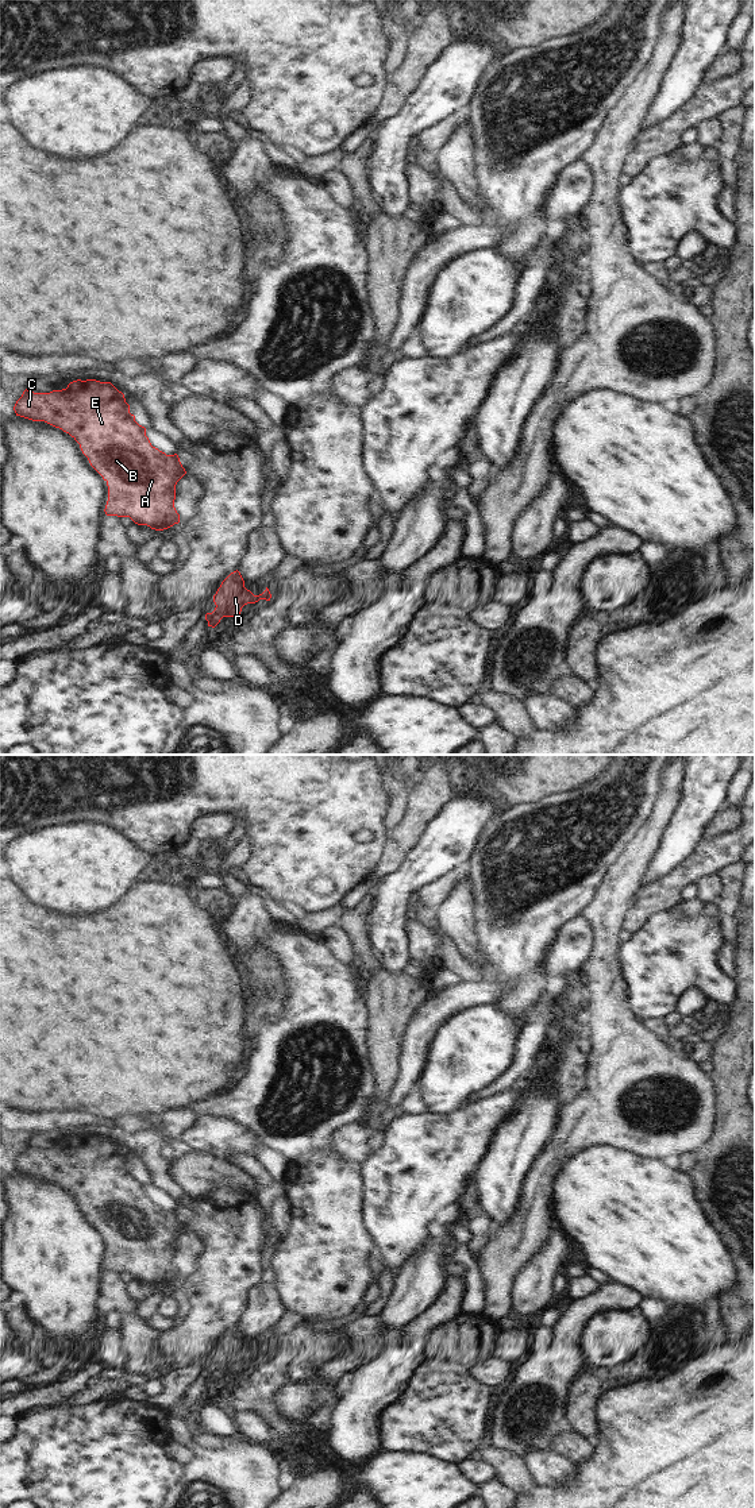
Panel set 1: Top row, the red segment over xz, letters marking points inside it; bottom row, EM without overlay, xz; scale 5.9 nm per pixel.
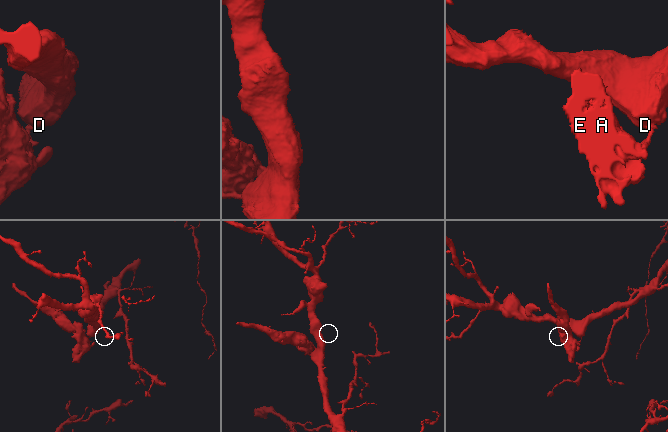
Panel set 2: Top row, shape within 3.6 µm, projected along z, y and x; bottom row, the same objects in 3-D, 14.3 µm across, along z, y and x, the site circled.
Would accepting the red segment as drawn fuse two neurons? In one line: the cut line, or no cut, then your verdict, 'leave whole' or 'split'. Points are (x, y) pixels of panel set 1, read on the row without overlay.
cut in xz along (220, 1375), (211, 1372), (207, 1376); split

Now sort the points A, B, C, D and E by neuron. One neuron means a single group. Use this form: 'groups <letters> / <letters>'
groups A B C E / D

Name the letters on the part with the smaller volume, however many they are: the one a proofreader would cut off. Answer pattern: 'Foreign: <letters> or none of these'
Foreign: A, B, C, E

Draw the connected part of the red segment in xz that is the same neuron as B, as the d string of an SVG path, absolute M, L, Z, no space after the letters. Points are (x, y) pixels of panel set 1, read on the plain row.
M96 1135L73 1137L66 1145L50 1149L24 1146L16 1157L16 1172L45 1177L69 1189L90 1222L108 1242L107 1272L130 1273L138 1281L163 1287L180 1278L174 1264L176 1241L186 1230L177 1210L166 1211L153 1203L146 1184L135 1177L124 1150L111 1138Z

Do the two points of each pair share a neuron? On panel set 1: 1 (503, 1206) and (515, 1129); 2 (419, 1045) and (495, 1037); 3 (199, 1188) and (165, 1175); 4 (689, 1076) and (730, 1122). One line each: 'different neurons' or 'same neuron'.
1: same neuron
2: different neurons
3: different neurons
4: different neurons

